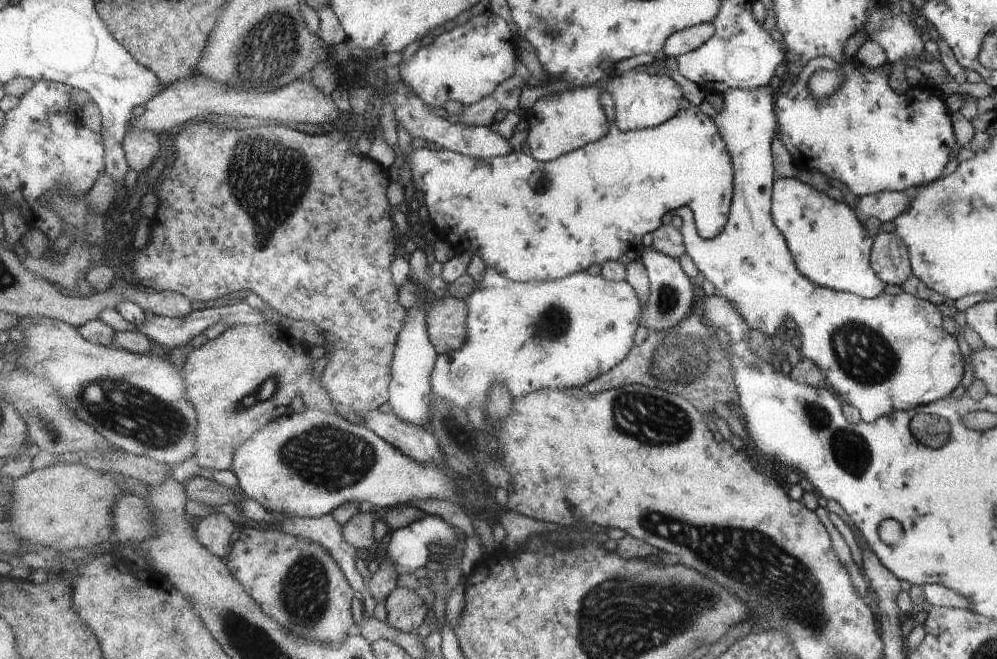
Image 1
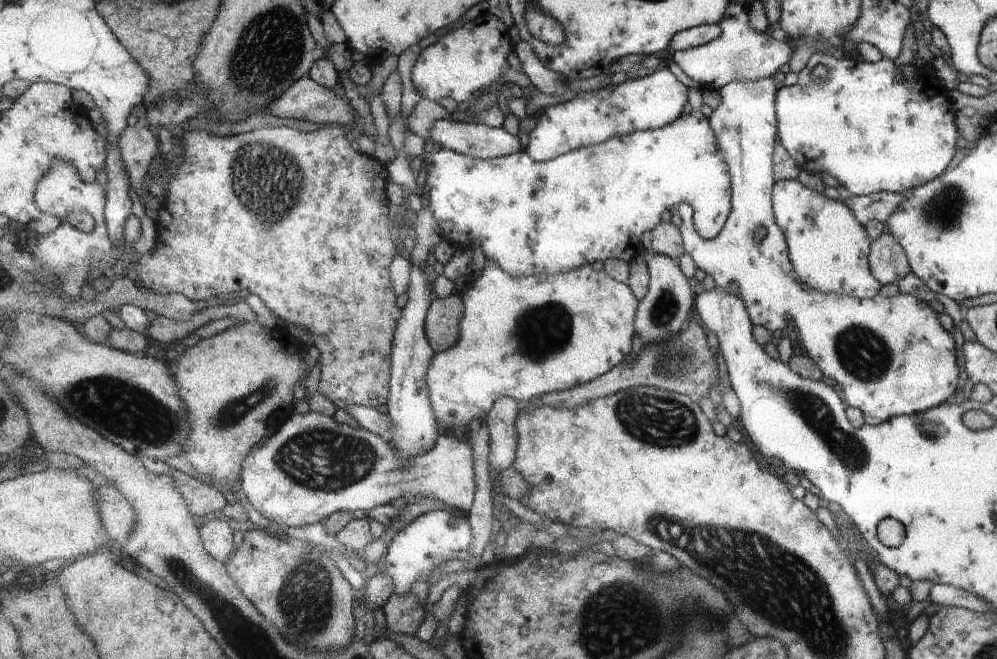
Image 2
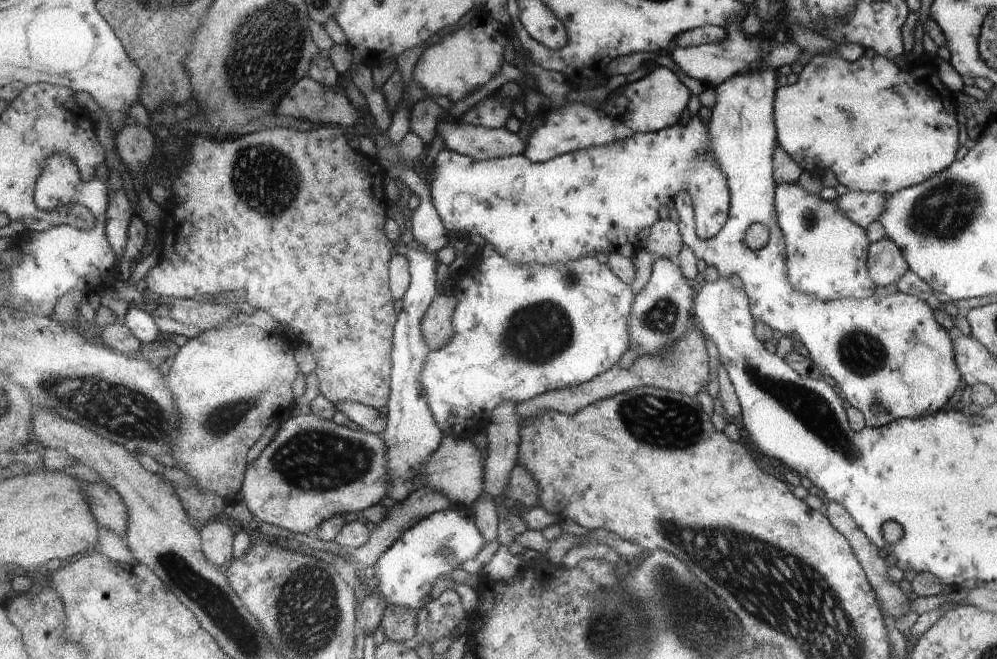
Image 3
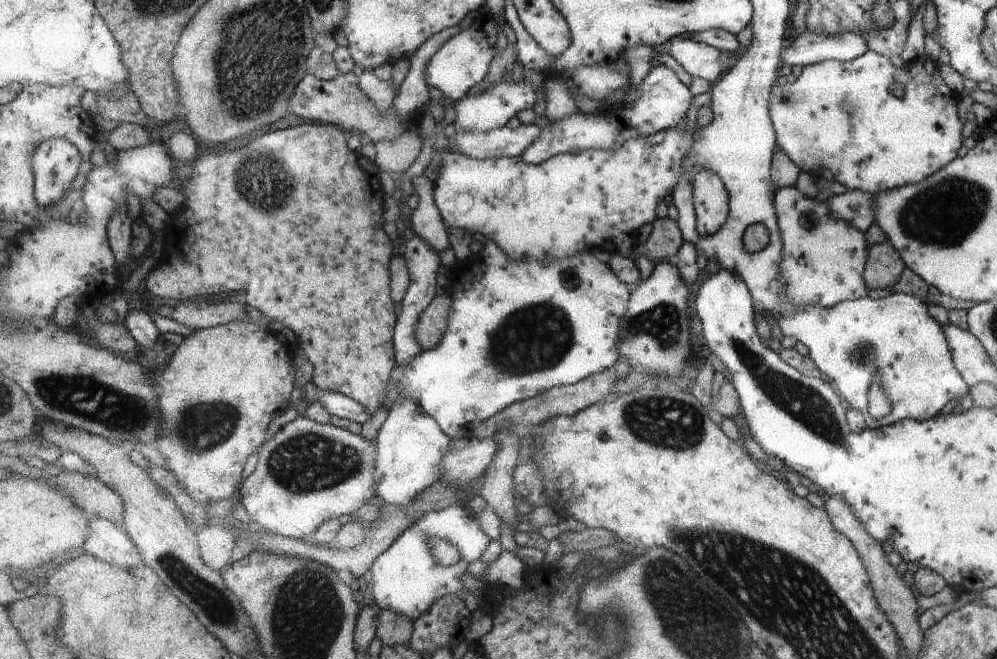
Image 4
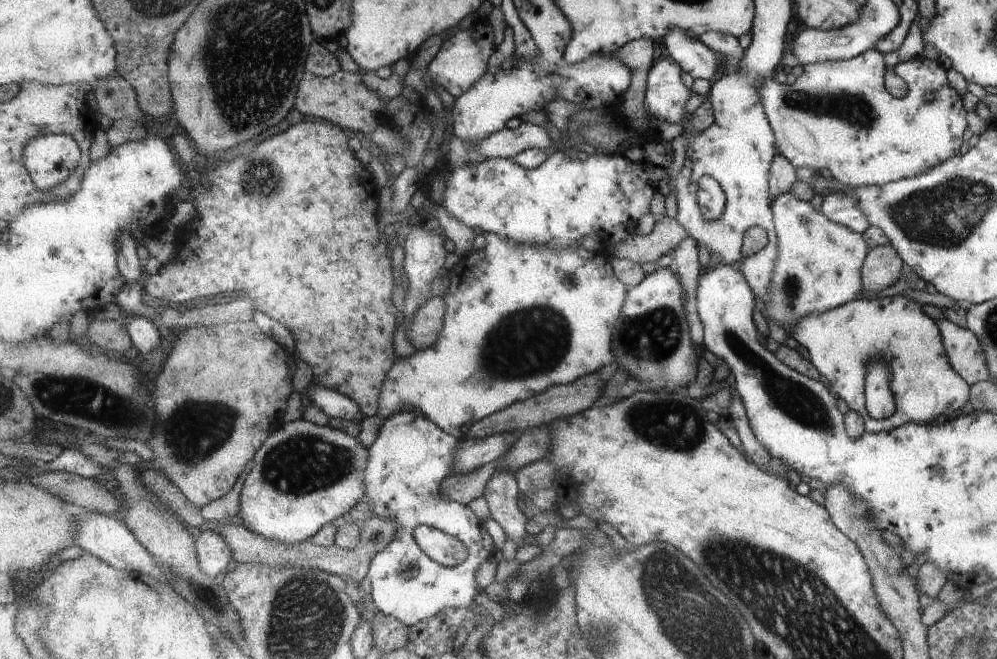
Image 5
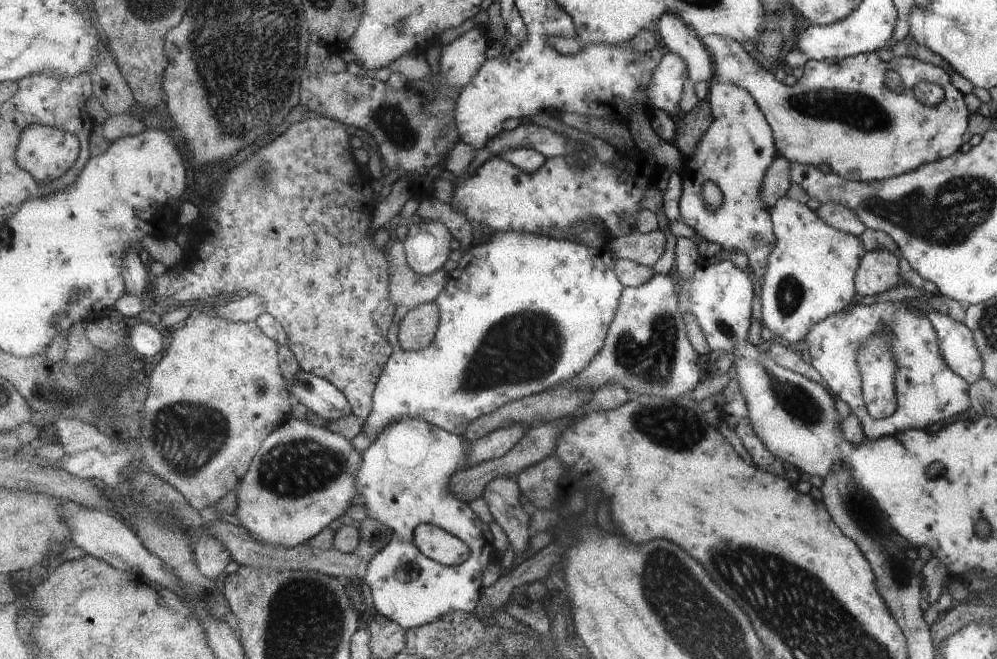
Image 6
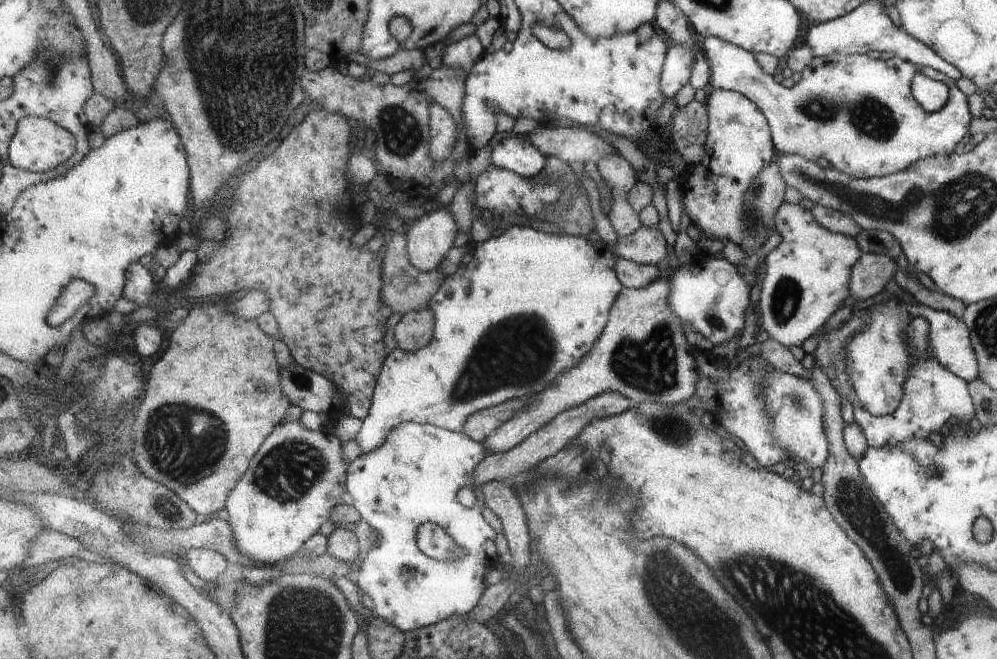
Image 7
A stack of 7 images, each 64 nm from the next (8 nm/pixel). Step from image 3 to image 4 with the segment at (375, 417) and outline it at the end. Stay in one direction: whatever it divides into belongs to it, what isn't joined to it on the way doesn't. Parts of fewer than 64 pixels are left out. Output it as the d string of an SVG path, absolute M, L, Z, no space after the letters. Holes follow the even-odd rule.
M317 390L318 402L329 410L329 414L339 418L347 418L350 421L359 424L365 424L372 416L365 410L365 406L344 394L335 394L335 392L323 392Z

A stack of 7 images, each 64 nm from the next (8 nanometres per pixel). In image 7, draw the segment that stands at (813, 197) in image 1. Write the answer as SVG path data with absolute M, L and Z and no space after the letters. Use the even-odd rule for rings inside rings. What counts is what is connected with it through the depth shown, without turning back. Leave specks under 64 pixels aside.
M783 202L777 208L773 231L781 240L762 261L765 273L757 304L757 324L782 347L801 347L833 312L850 301L849 270L861 252L852 237L823 230L799 203Z

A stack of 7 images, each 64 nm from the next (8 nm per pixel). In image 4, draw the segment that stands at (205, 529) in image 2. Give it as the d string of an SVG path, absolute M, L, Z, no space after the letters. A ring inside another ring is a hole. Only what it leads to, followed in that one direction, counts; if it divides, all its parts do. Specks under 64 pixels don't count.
M216 521L207 527L198 529L197 536L200 539L203 562L211 570L221 573L223 569L232 564L235 538L229 527Z

